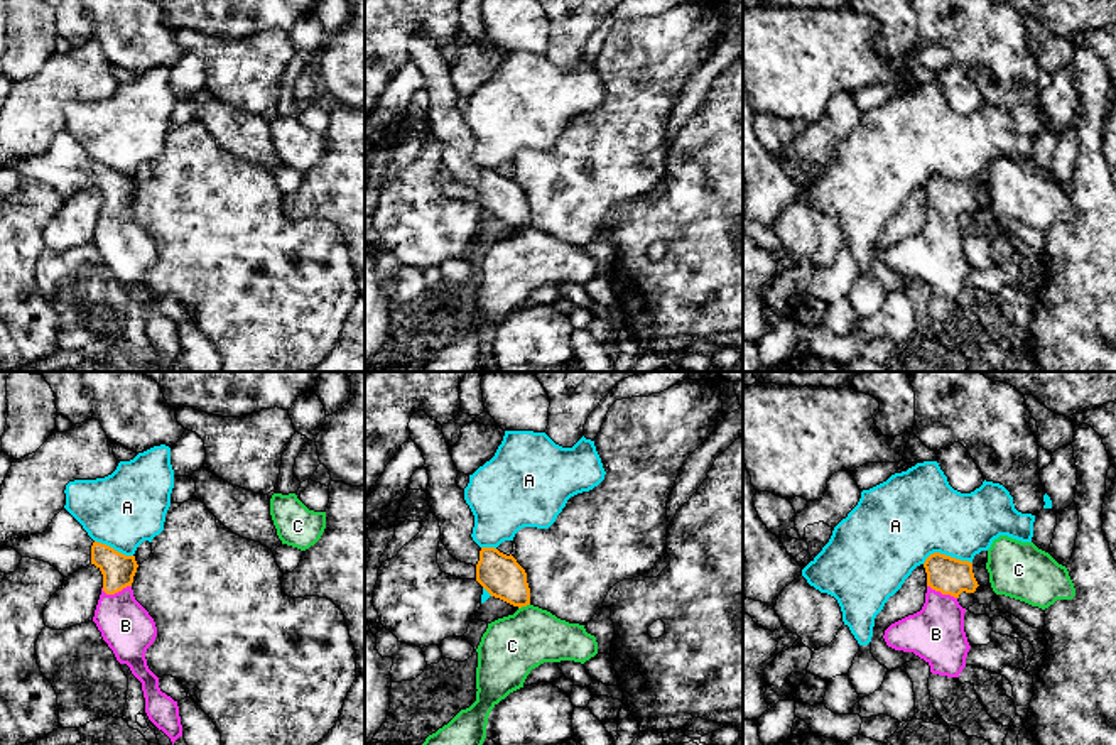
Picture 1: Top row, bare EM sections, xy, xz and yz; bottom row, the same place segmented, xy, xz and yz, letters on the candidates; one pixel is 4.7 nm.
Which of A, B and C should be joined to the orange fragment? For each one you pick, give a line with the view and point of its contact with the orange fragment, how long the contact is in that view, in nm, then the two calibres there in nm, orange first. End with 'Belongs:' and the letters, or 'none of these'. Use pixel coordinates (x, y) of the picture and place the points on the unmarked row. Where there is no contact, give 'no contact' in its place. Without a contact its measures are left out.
B: contact xy (115, 213); length 150 nm; calibres 160 and 240 nm
Belongs: B

